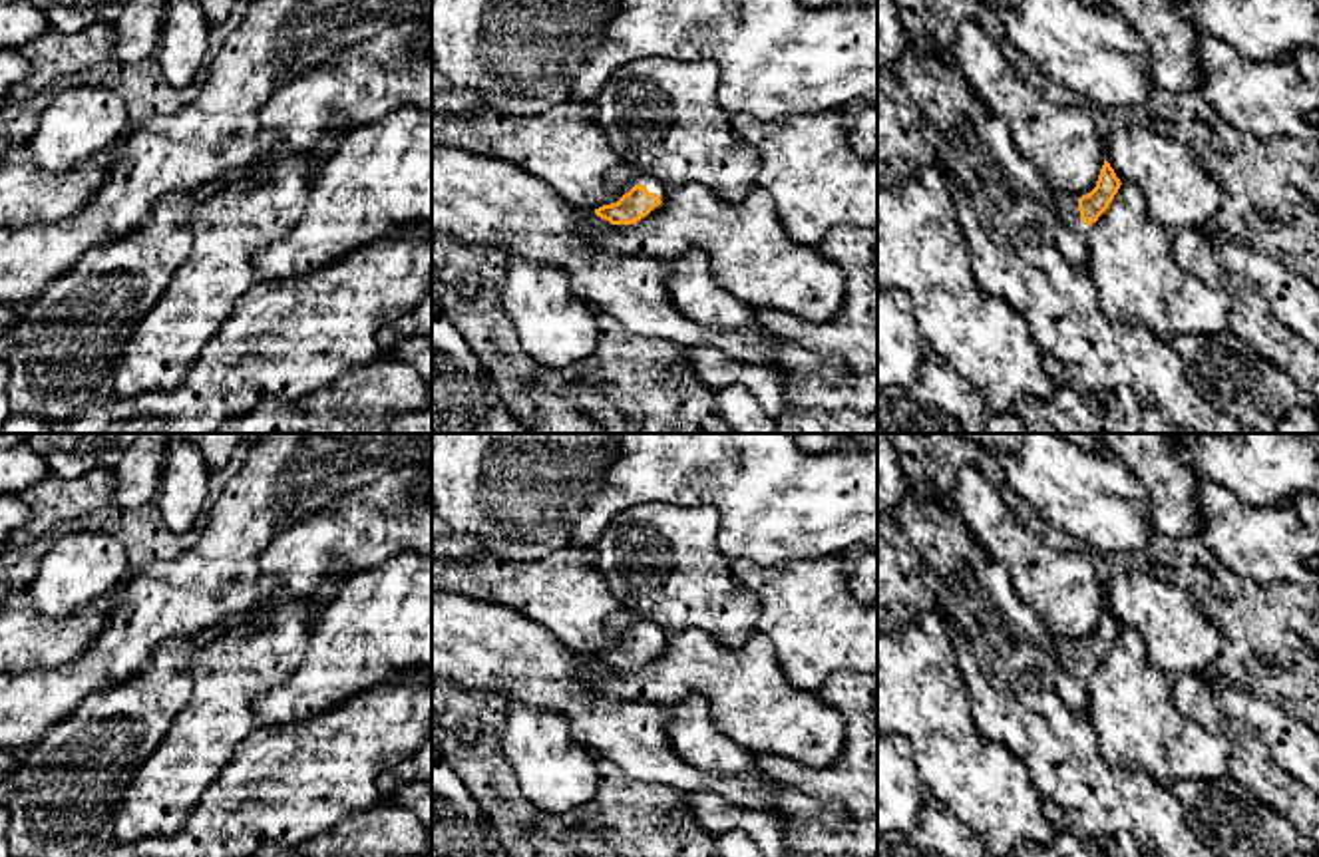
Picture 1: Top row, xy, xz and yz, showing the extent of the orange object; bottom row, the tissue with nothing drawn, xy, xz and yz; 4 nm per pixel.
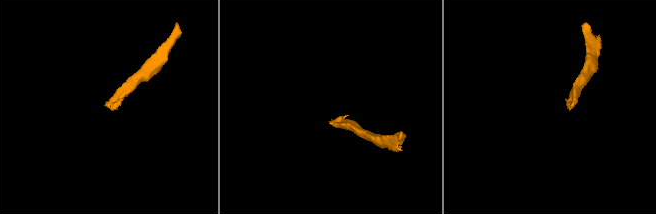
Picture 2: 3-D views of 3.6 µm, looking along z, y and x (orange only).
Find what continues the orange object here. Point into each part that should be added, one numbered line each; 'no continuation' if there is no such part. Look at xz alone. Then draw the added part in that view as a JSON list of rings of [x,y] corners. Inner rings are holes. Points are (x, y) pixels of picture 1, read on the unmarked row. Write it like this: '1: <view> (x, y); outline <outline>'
1: xz (623, 623); outline [[[623,606],[611,616],[611,630],[619,640],[629,638],[635,630],[645,630],[649,638],[657,638],[662,648],[659,652],[655,652],[649,660],[657,658],[666,648],[668,638],[670,638],[670,632],[666,632],[664,628],[660,628],[659,624],[655,624],[651,620],[639,618],[635,612],[631,612],[629,608],[623,608]],[[643,662],[643,664],[647,664],[647,662]]]

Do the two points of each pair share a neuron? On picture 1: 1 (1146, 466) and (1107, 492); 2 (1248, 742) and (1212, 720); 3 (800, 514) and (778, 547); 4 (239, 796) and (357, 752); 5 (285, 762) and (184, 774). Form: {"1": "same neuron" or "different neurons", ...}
{"1": "different neurons", "2": "same neuron", "3": "same neuron", "4": "same neuron", "5": "different neurons"}

